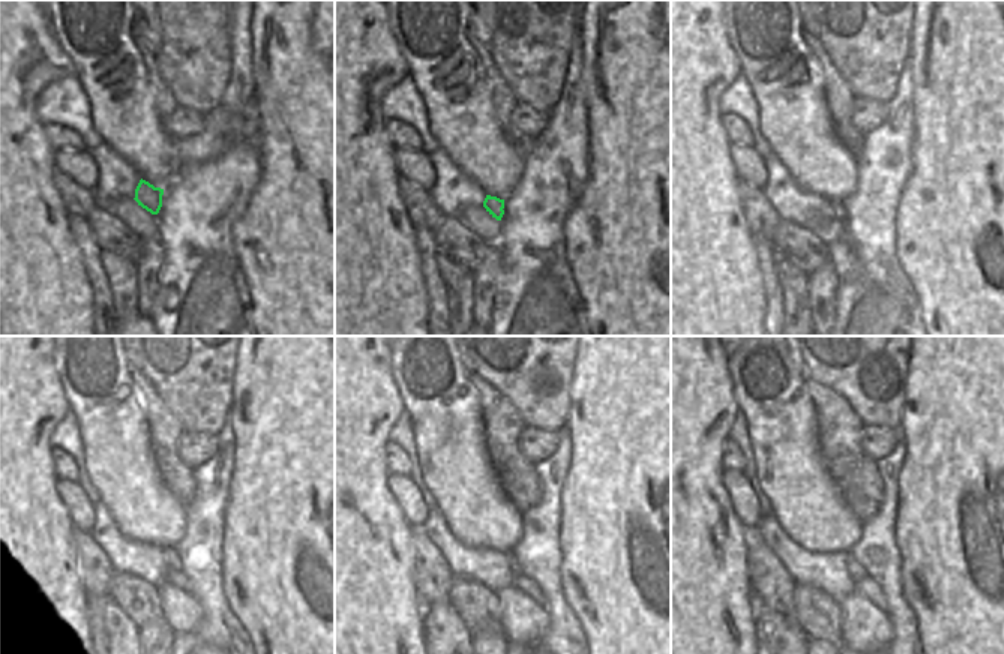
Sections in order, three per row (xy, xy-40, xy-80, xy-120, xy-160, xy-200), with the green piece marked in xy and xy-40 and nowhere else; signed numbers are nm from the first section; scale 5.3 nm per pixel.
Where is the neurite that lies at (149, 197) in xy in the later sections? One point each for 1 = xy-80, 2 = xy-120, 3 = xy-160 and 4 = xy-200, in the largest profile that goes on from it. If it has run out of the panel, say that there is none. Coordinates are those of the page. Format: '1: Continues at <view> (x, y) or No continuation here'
1: Continues at xy-80 (838, 213)
2: Continues at xy-120 (171, 557)
3: Continues at xy-160 (512, 561)
4: Continues at xy-200 (856, 572)

